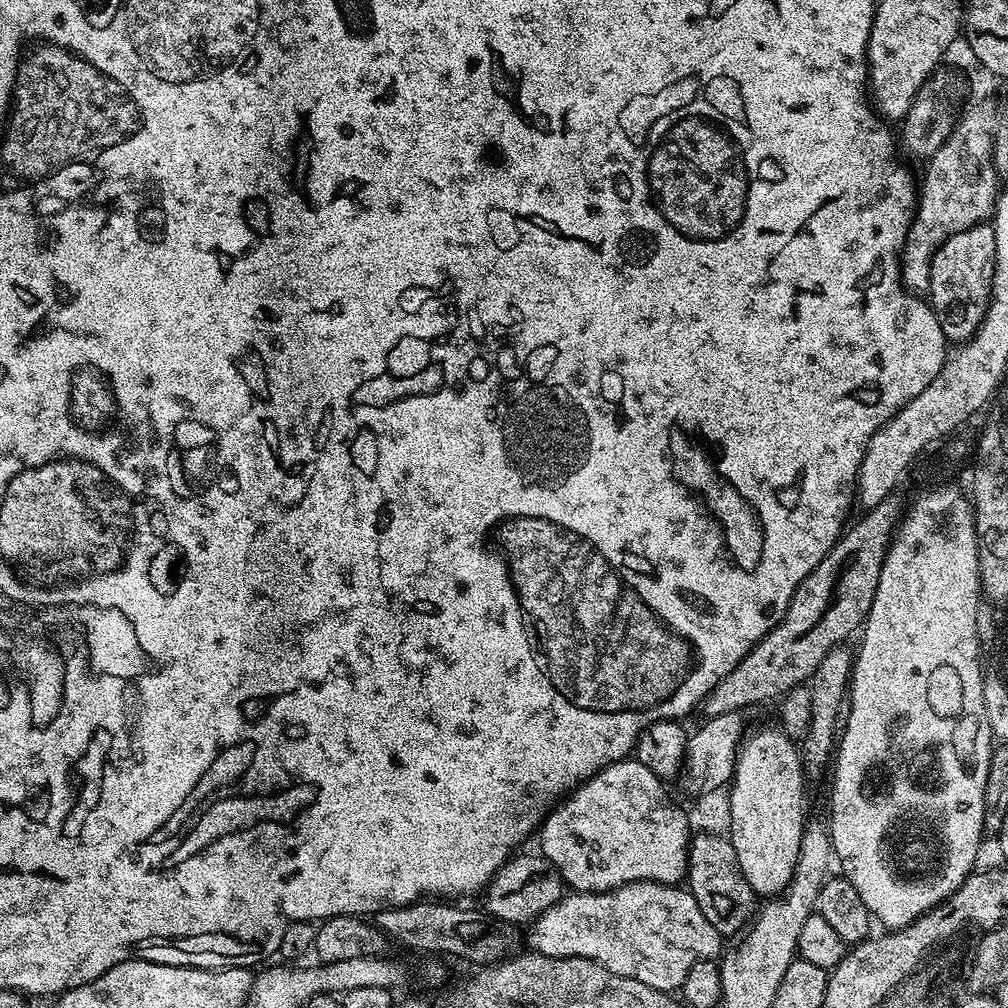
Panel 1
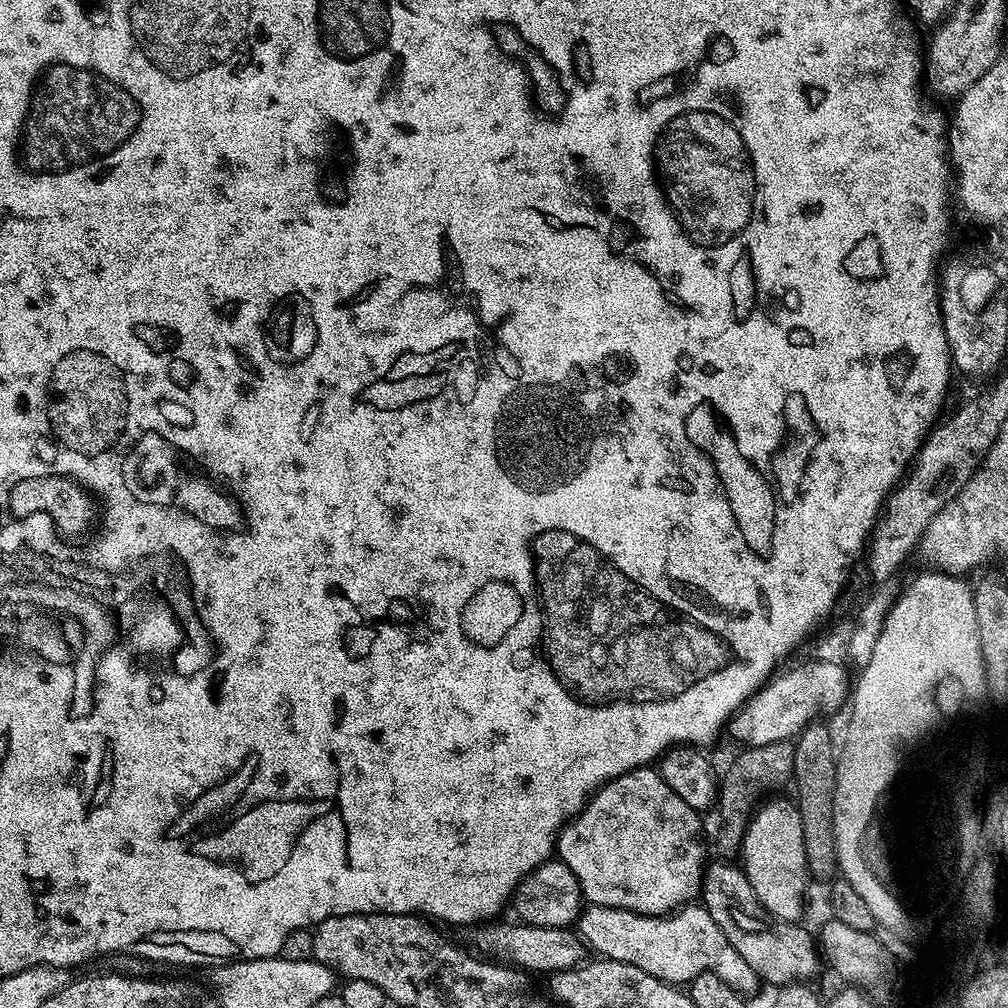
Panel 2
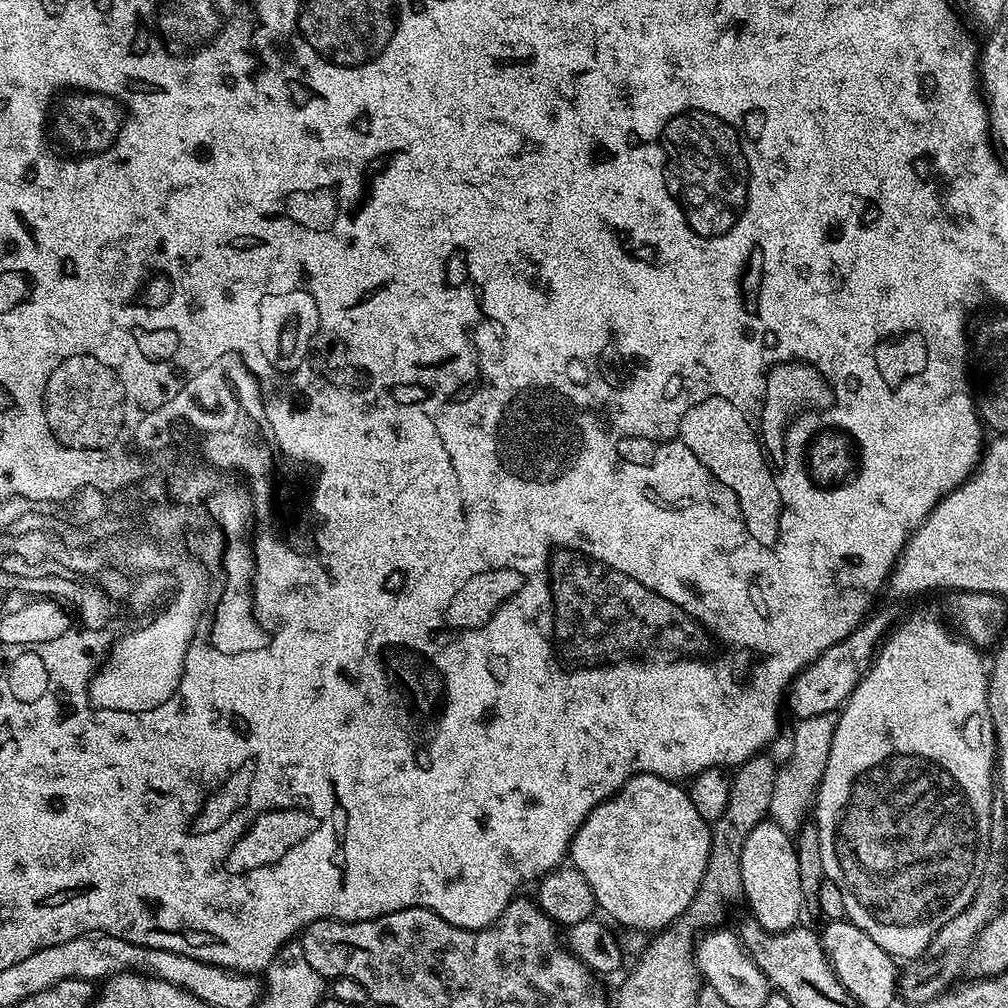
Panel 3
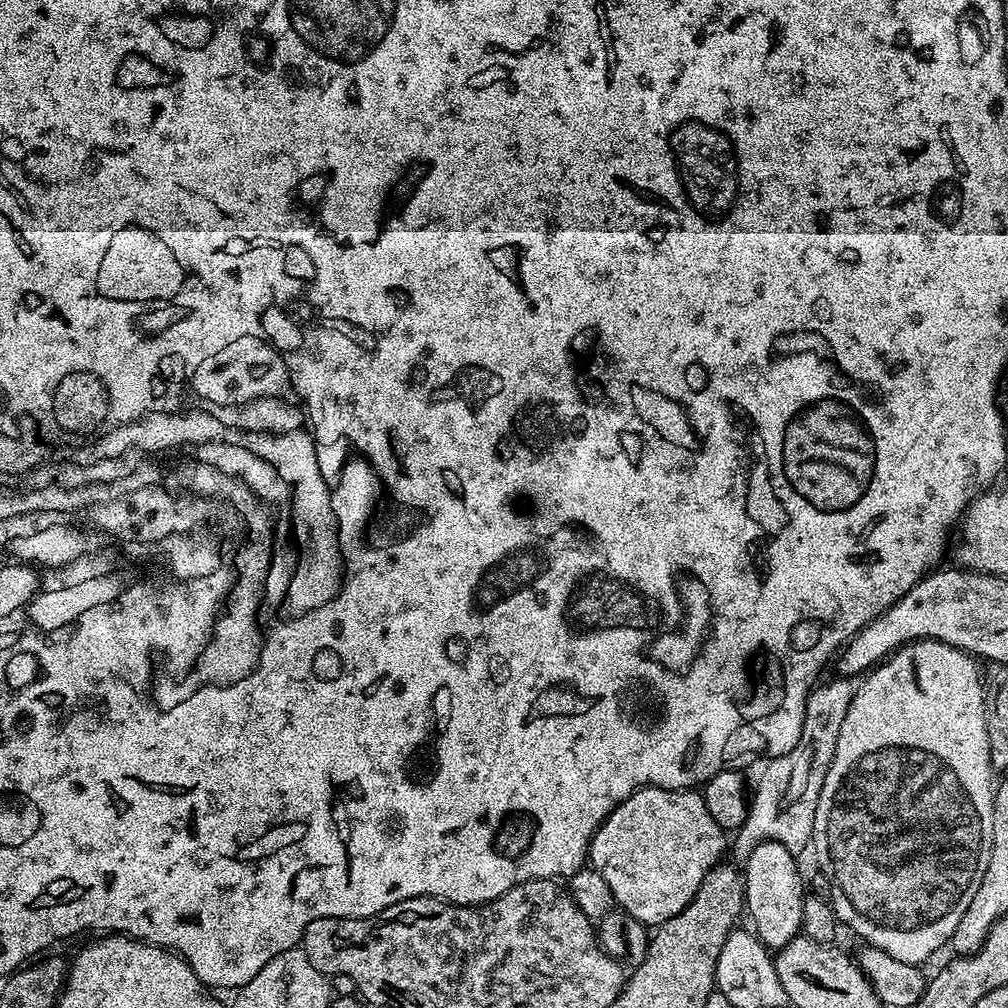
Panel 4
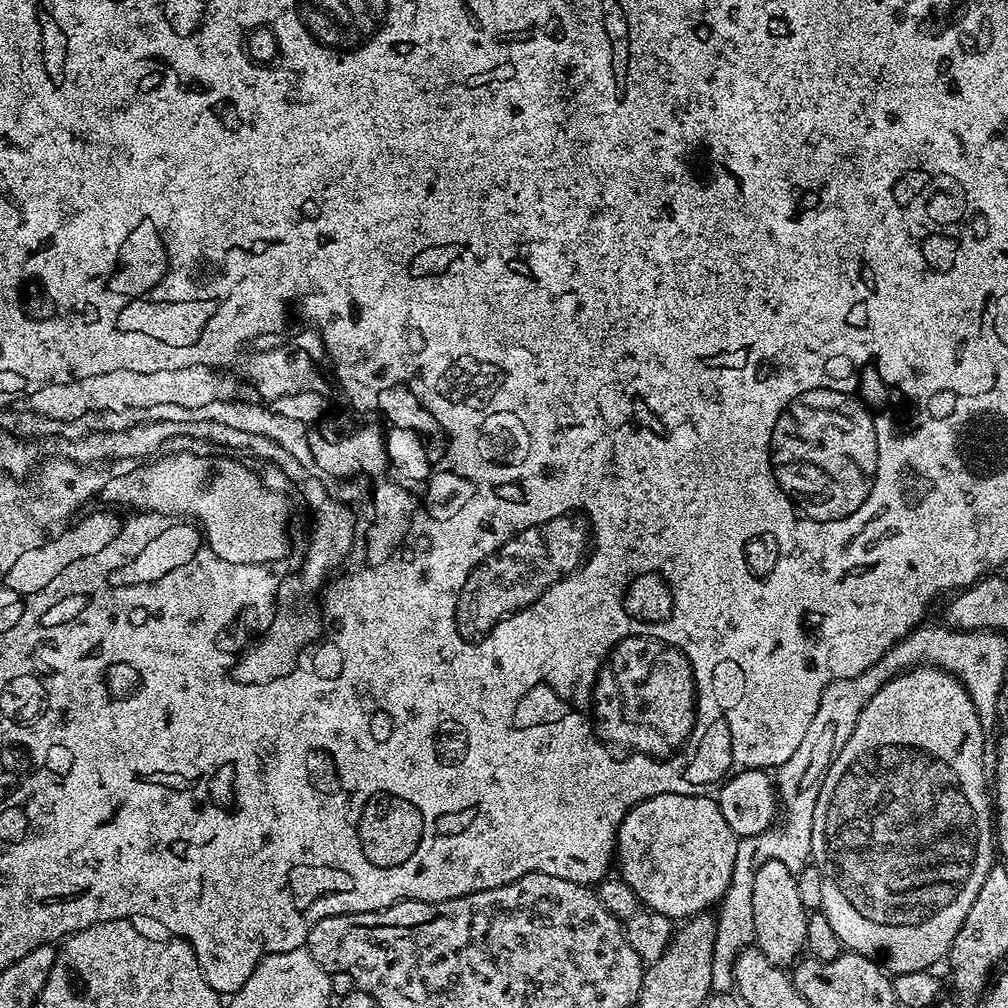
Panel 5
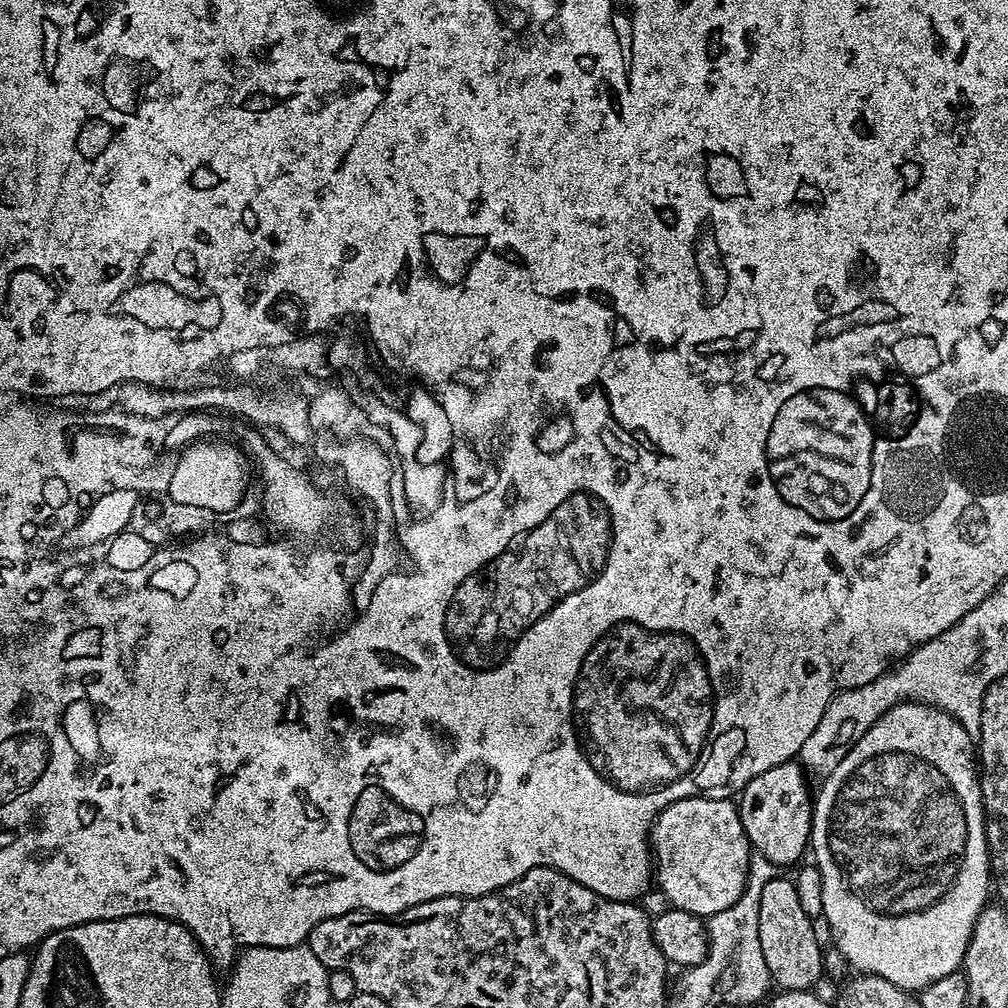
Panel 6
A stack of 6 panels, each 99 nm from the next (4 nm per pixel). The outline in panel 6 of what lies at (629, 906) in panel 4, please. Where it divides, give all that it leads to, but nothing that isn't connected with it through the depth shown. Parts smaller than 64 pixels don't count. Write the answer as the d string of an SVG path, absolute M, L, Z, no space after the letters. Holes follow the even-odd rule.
M691 796L690 798L679 800L663 808L656 816L656 820L652 823L650 847L654 857L655 883L666 894L666 898L672 903L673 908L681 908L701 918L707 918L714 914L718 914L718 910L726 910L726 906L734 906L734 902L738 902L738 898L744 892L744 887L748 881L748 867L754 855L752 844L746 838L746 830L742 830L742 818L740 817L739 807L737 807L731 799L712 800L708 796Z

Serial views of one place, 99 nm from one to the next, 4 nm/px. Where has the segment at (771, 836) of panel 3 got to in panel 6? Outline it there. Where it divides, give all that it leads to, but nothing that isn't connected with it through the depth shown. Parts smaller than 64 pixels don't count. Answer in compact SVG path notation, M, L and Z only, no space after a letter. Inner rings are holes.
M777 878L766 882L762 889L762 902L758 905L758 938L762 942L762 954L777 989L789 992L815 989L822 980L824 953L822 943L816 937L816 924L802 910L797 891L791 879Z

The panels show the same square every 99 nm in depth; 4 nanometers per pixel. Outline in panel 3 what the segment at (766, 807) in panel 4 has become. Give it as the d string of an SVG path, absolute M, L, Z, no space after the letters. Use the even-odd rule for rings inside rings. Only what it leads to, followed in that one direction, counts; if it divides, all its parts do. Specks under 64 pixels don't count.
M831 712L818 714L799 721L795 726L797 728L792 736L792 753L789 754L788 761L781 763L776 769L774 796L770 798L768 807L771 823L782 826L782 830L789 834L798 833L809 819L810 809L822 782L822 774L826 770L826 762L830 758L836 716Z

